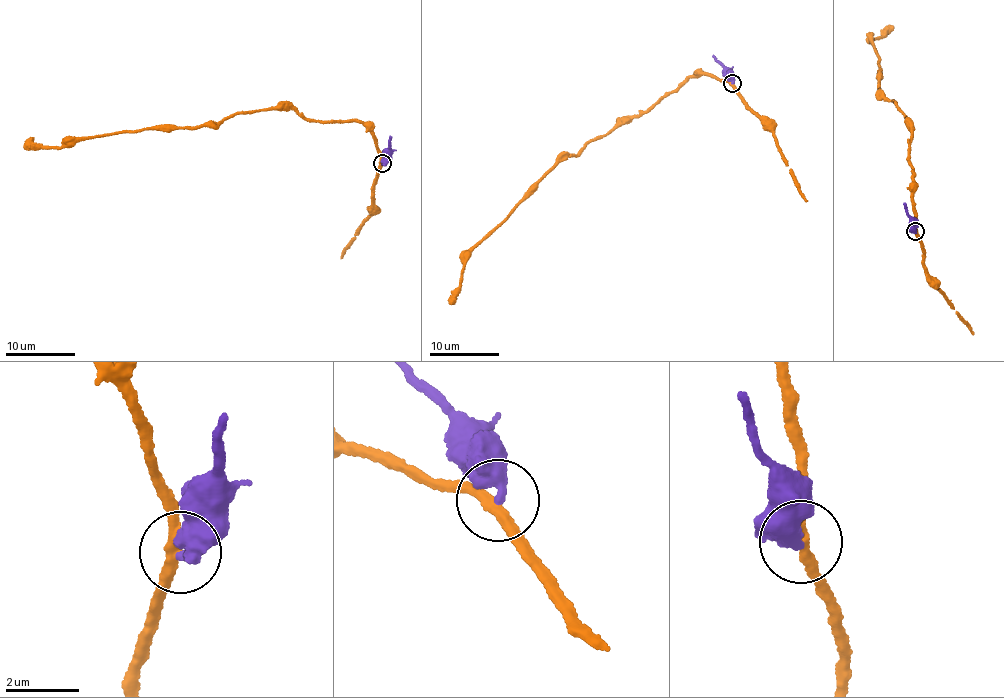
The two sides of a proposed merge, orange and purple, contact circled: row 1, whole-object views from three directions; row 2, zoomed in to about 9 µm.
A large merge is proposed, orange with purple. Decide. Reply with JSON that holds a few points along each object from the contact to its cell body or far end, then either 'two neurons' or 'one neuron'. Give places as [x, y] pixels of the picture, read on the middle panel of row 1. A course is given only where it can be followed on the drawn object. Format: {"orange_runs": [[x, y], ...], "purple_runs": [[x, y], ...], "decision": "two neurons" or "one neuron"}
{"orange_runs": [[731, 83], [705, 71], [690, 78], [651, 108], [584, 144], [578, 156], [560, 158], [468, 250], [452, 304]], "purple_runs": [[732, 82], [712, 55]], "decision": "two neurons"}

